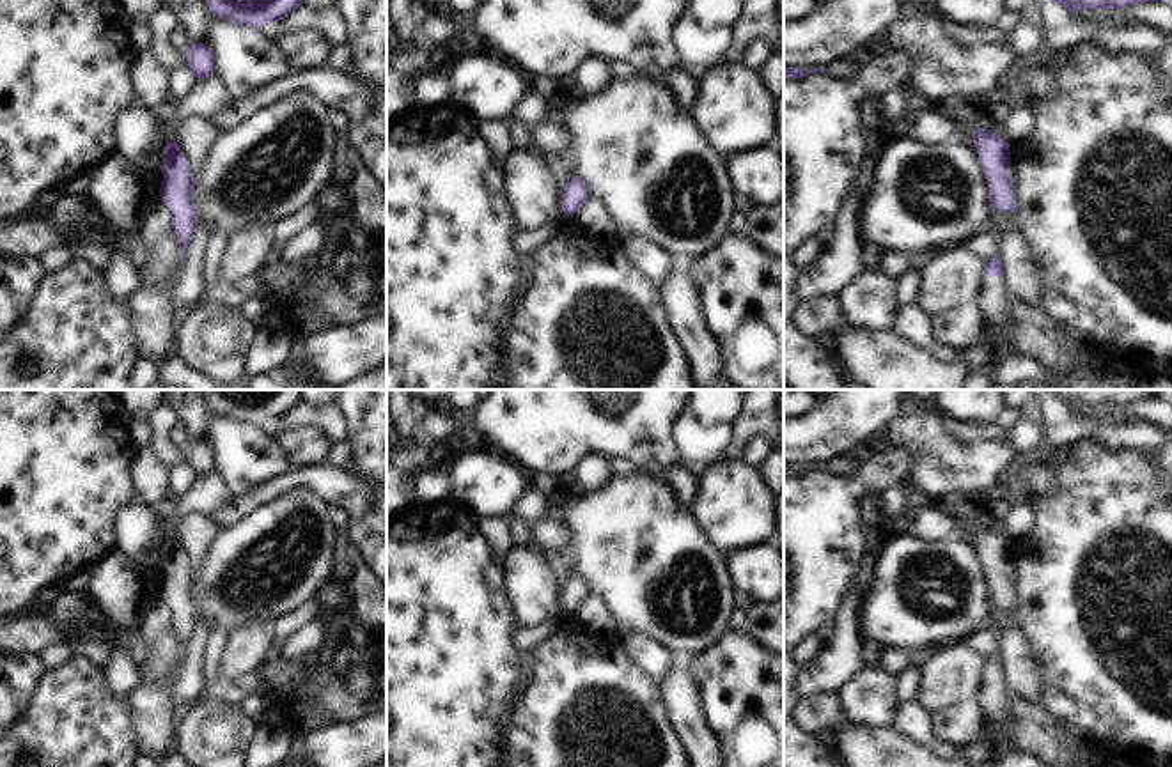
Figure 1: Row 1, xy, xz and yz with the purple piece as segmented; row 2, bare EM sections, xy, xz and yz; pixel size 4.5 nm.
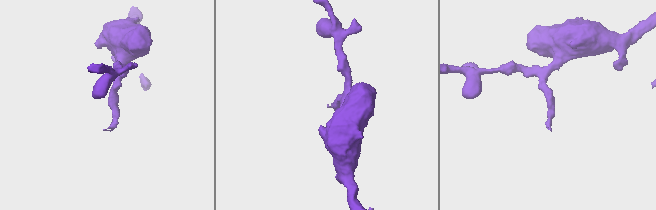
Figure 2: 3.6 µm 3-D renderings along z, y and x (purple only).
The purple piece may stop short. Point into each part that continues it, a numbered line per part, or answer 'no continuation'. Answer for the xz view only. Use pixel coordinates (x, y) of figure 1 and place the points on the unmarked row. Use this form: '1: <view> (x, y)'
no continuation

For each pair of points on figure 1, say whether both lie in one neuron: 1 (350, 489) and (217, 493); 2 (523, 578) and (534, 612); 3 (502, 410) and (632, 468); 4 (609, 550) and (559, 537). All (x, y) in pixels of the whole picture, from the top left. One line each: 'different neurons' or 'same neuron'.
1: different neurons
2: same neuron
3: different neurons
4: different neurons

